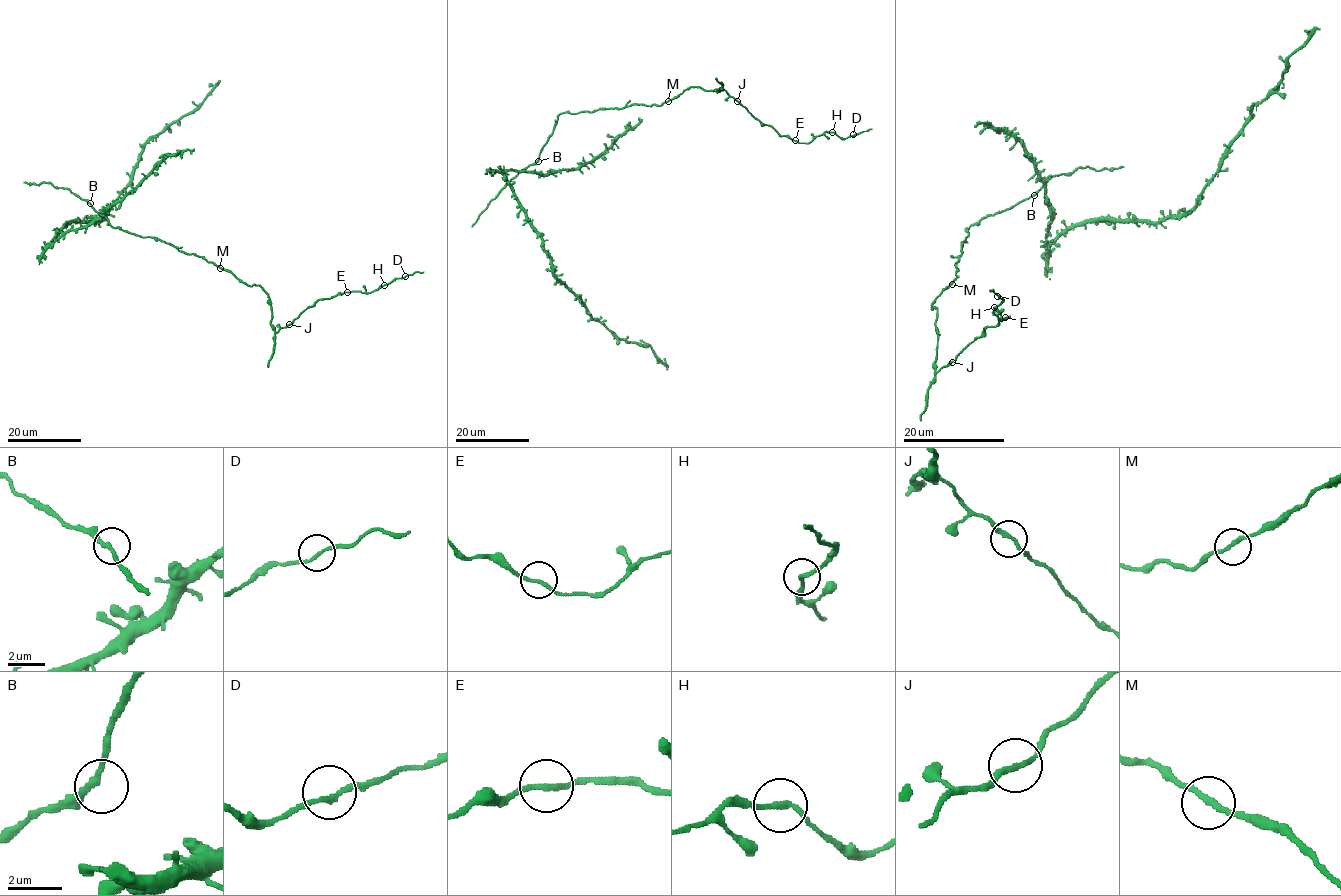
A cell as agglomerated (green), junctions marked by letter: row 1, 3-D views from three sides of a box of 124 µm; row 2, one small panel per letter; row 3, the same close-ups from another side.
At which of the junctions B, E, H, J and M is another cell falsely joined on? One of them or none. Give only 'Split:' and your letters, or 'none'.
Split: H

